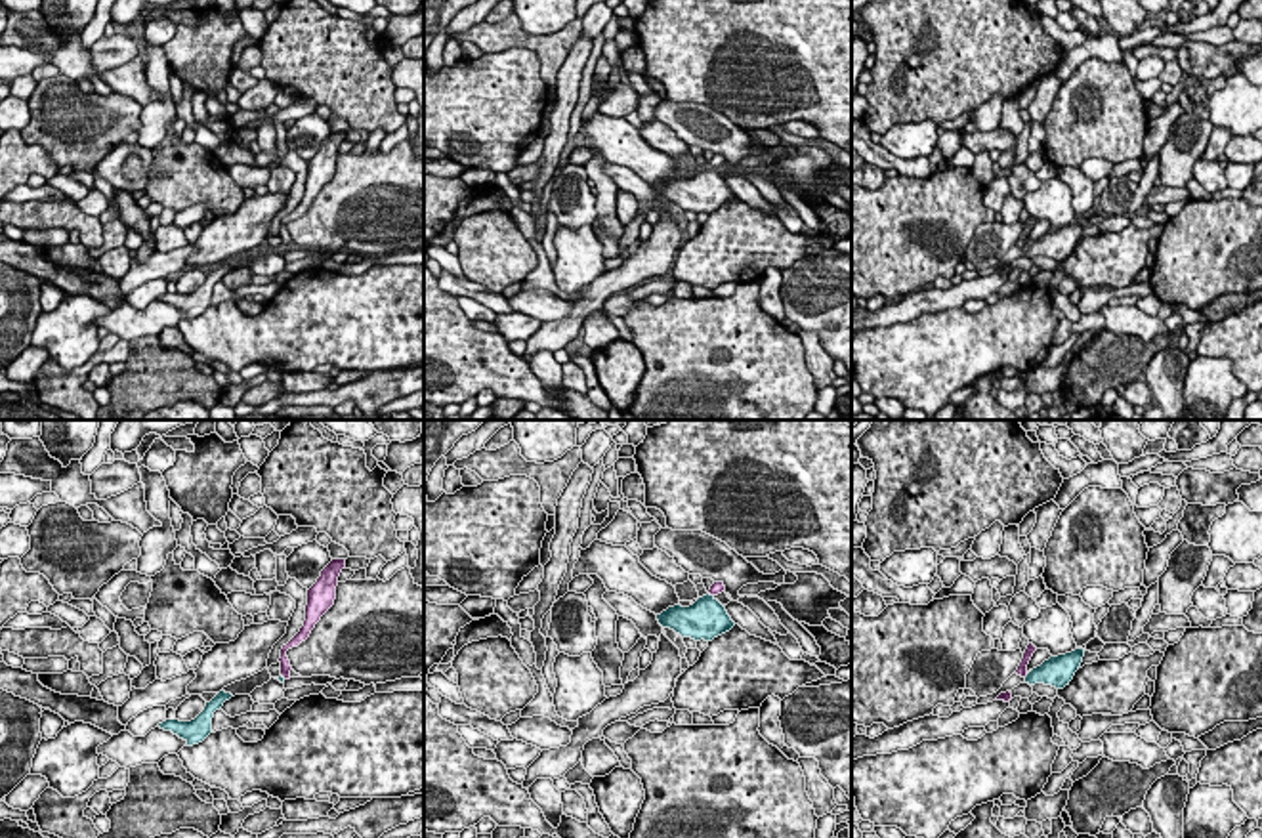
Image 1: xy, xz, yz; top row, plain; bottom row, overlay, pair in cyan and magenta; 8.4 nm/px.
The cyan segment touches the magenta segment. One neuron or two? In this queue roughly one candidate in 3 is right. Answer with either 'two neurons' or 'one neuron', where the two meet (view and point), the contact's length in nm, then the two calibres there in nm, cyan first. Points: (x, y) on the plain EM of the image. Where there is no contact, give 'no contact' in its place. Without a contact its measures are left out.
two neurons | xz (709, 167) | 60 nm | 340/100 nm

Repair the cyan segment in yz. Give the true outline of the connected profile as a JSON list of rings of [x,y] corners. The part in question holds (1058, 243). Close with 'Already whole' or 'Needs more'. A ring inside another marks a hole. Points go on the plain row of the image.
[[[1075,221],[1065,227],[1050,229],[1041,239],[1033,241],[1025,248],[1025,256],[1044,256],[1056,262],[1063,262],[1073,252],[1084,229],[1084,221]]]. Already whole

